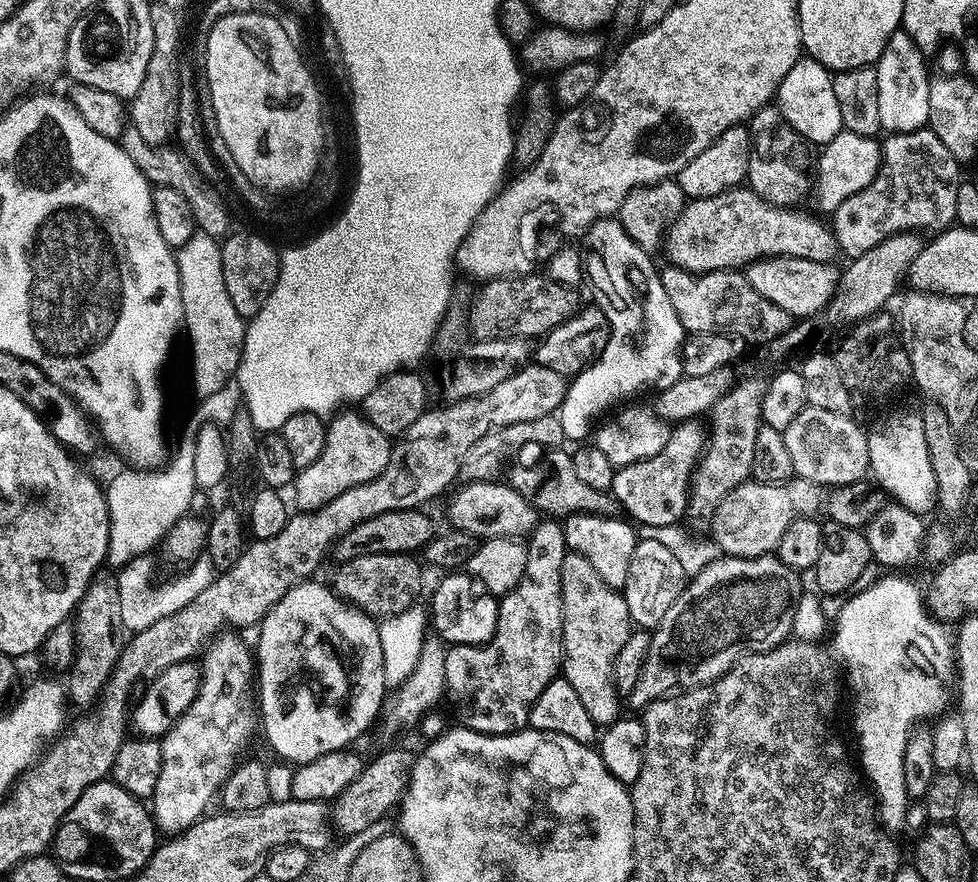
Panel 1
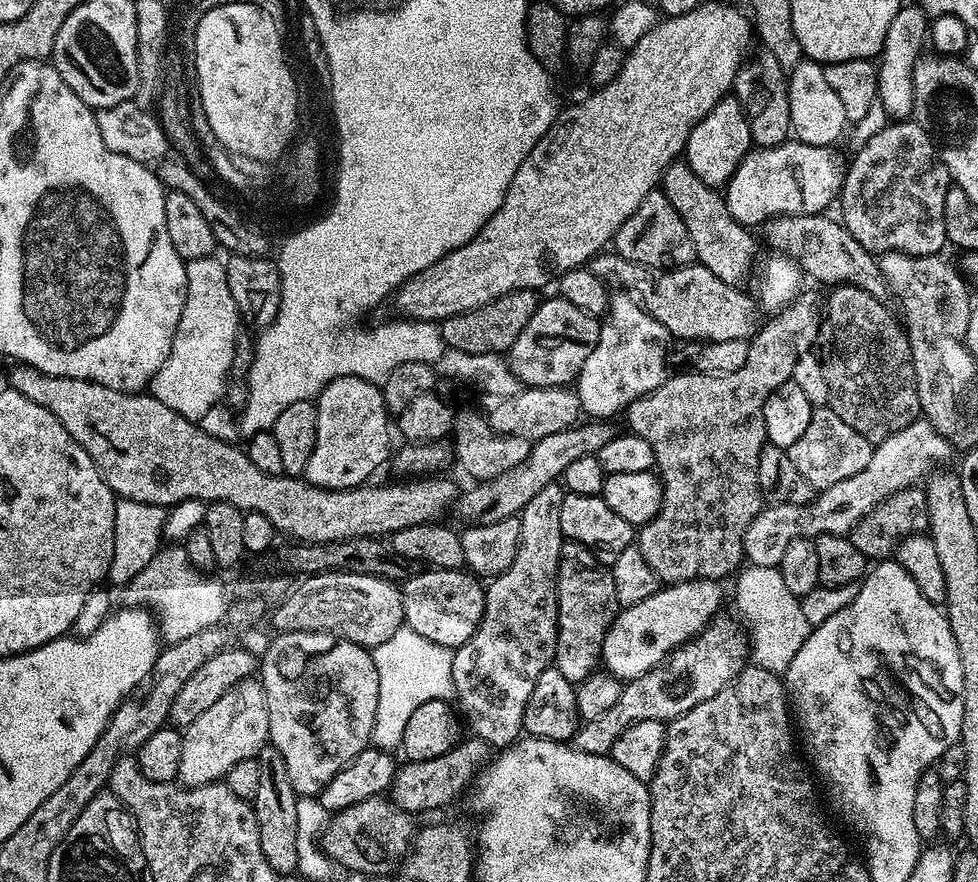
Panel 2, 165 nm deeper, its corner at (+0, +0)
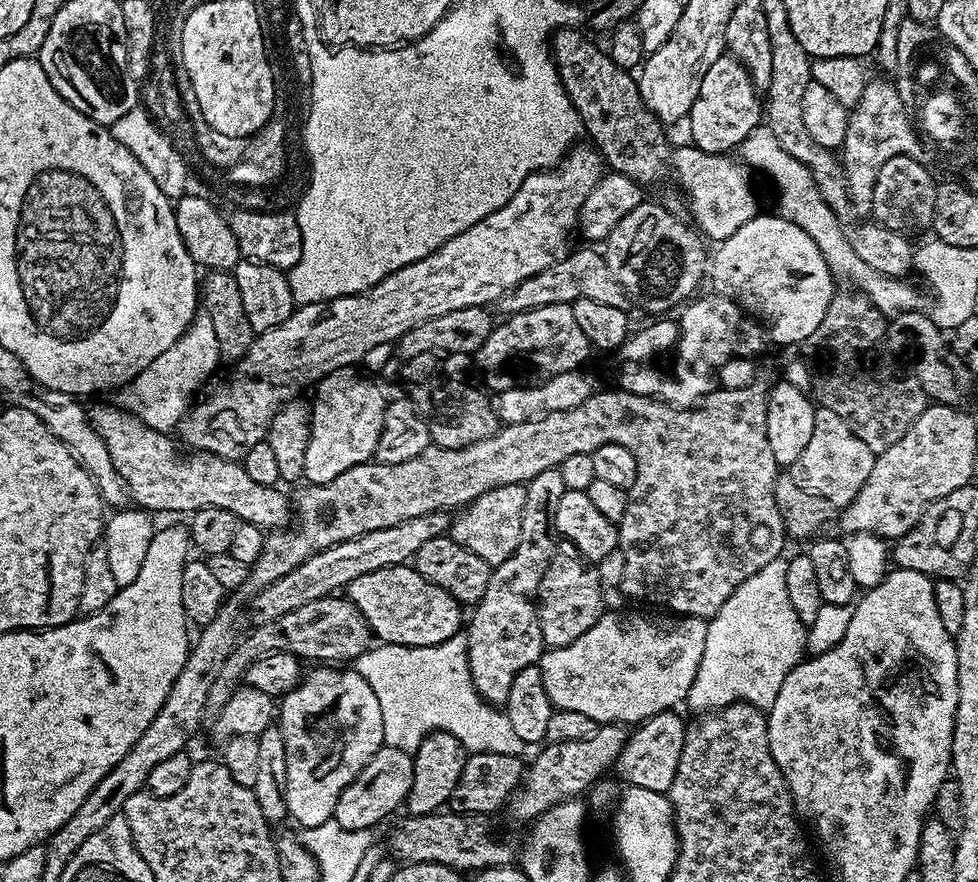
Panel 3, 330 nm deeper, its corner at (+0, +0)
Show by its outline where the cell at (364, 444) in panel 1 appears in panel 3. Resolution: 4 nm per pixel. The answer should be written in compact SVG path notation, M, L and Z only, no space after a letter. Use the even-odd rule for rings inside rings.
M355 367L339 368L322 378L315 385L316 400L312 405L312 433L310 434L310 446L306 446L306 470L304 480L308 484L329 484L338 474L350 470L359 464L369 463L376 455L378 438L382 434L382 422L386 407L386 395L372 380L356 373Z

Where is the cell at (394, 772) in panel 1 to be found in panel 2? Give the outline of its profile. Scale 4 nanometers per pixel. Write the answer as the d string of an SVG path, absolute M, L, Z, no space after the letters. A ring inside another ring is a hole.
M475 738L461 739L455 747L440 757L426 761L412 761L401 763L396 770L396 777L392 780L390 799L404 812L419 814L432 812L435 808L444 808L452 804L460 795L469 791L479 771L489 763L490 745L485 740Z

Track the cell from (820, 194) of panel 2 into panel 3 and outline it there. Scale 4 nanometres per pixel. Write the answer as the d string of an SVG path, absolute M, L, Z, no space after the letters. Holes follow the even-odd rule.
M695 146L687 147L677 147L672 153L670 164L674 172L676 168L676 174L692 202L692 214L697 220L695 223L709 241L719 242L730 238L734 230L758 215L752 180L742 165L732 164L731 155L709 154Z

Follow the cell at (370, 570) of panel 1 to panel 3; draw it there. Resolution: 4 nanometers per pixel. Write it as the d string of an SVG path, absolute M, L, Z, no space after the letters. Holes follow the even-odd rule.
M340 594L323 596L314 602L306 602L306 606L298 606L298 610L290 610L290 614L282 614L282 618L274 618L274 622L257 624L251 629L249 636L244 636L233 643L226 662L222 662L222 670L218 670L218 678L214 678L214 686L210 686L208 703L219 710L236 692L244 677L244 672L260 656L271 656L274 652L289 652L301 661L312 662L354 662L363 652L367 652L374 644L374 633L367 620L351 600Z

